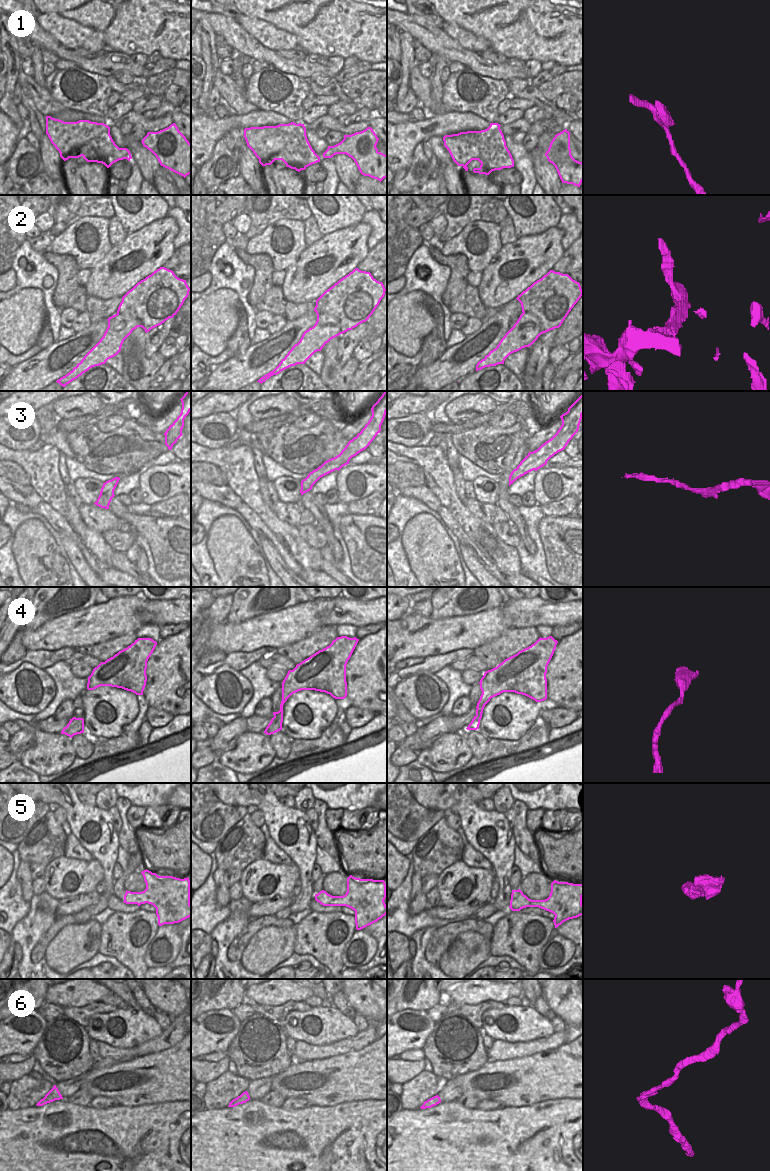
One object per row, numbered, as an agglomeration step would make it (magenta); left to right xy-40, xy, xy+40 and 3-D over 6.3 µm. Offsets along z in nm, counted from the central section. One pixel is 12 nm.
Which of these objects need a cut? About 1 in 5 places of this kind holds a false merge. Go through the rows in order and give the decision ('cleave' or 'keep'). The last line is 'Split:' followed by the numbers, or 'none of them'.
1: keep
2: cleave
3: keep
4: keep
5: keep
6: keep
Split: 2

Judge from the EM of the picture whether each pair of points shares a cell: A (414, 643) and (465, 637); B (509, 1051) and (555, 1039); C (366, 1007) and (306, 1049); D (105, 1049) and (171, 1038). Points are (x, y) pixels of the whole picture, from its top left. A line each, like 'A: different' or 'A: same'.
A: same
B: same
C: different
D: same

